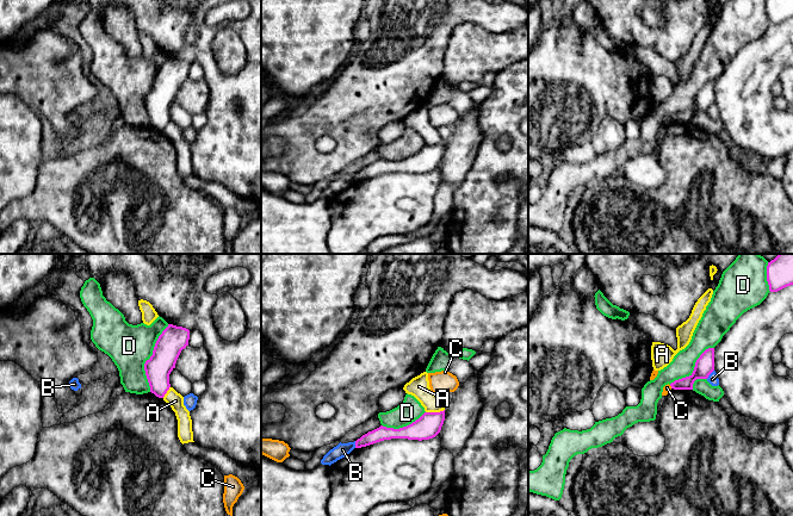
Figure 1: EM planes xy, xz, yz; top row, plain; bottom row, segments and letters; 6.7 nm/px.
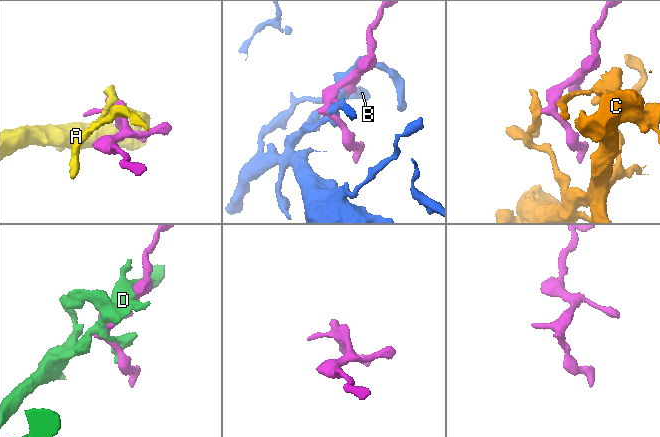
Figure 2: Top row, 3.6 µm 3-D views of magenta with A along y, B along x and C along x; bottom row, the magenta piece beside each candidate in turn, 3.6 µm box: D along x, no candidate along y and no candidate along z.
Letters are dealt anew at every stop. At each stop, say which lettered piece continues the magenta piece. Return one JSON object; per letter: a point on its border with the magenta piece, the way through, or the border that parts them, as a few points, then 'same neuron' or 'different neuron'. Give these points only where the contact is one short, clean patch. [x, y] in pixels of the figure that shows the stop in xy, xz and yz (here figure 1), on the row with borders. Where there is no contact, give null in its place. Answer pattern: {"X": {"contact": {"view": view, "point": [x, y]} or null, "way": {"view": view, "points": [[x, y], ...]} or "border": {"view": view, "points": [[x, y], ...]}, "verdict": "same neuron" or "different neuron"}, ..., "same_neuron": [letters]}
{"A": {"contact": {"view": "xz", "point": [434, 412]}, "verdict": "different neuron"}, "B": {"contact": {"view": "yz", "point": [710, 373]}, "verdict": "different neuron"}, "C": {"contact": {"view": "yz", "point": [670, 385]}, "border": {"view": "yz", "points": [[669, 385], [671, 387]]}, "verdict": "different neuron"}, "D": {"contact": {"view": "xy", "point": [150, 358]}, "verdict": "different neuron"}, "same_neuron": []}

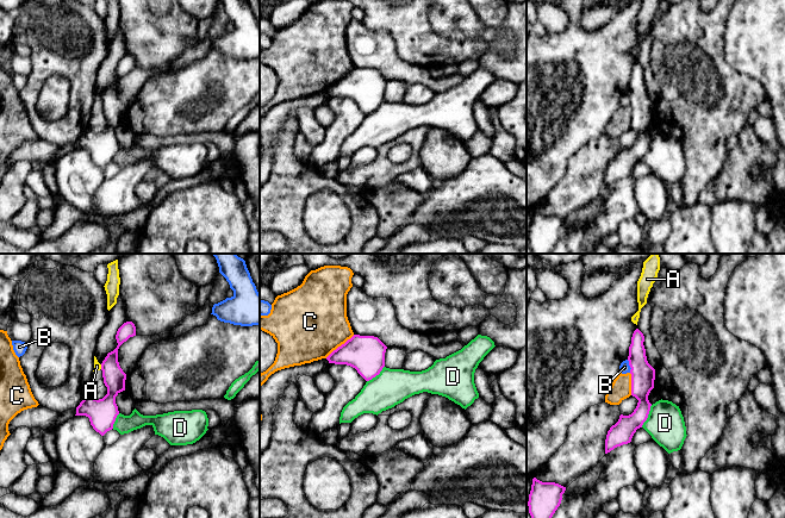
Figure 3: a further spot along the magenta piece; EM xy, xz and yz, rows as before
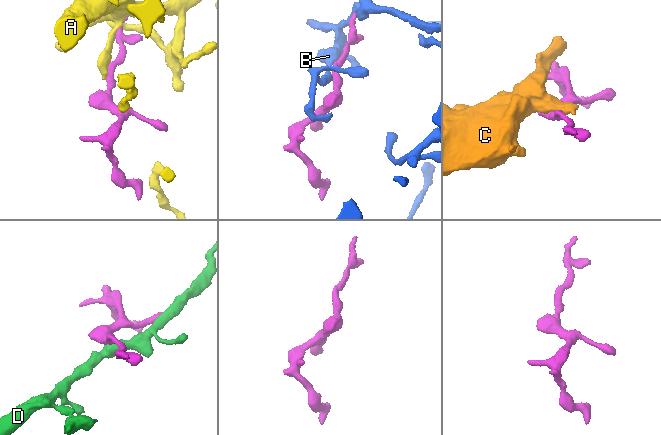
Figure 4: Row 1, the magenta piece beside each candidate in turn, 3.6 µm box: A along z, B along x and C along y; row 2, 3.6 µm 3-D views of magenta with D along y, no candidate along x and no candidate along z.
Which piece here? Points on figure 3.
{"A": {"contact": {"view": "xy", "point": [101, 367]}, "border": {"view": "xy", "points": [[100, 364], [101, 368]]}, "verdict": "different neuron"}, "B": {"contact": {"view": "yz", "point": [629, 364]}, "verdict": "different neuron"}, "C": {"contact": {"view": "xz", "point": [341, 345]}, "verdict": "different neuron"}, "D": {"contact": {"view": "yz", "point": [647, 416]}, "border": {"view": "yz", "points": [[652, 405], [648, 417], [641, 426]]}, "verdict": "different neuron"}, "same_neuron": []}

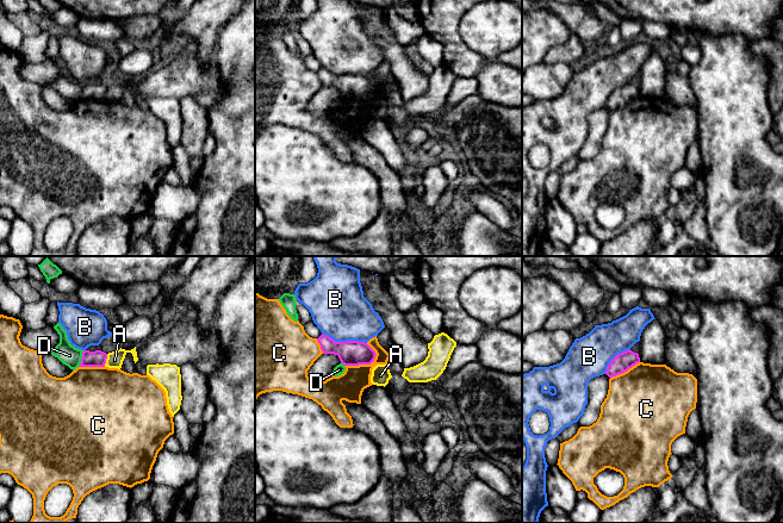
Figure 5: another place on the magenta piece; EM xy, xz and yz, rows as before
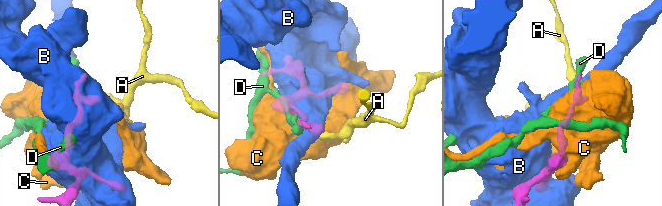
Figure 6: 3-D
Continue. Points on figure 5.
{"A": {"contact": {"view": "xy", "point": [105, 360]}, "border": {"view": "xy", "points": [[107, 354], [104, 366]]}, "verdict": "different neuron"}, "B": {"contact": {"view": "xz", "point": [345, 342]}, "verdict": "different neuron"}, "C": {"contact": {"view": "xz", "point": [361, 363]}, "verdict": "different neuron"}, "D": {"contact": {"view": "xy", "point": [81, 359]}, "border": {"view": "xy", "points": [[84, 350], [81, 362], [78, 366]]}, "verdict": "different neuron"}, "same_neuron": []}

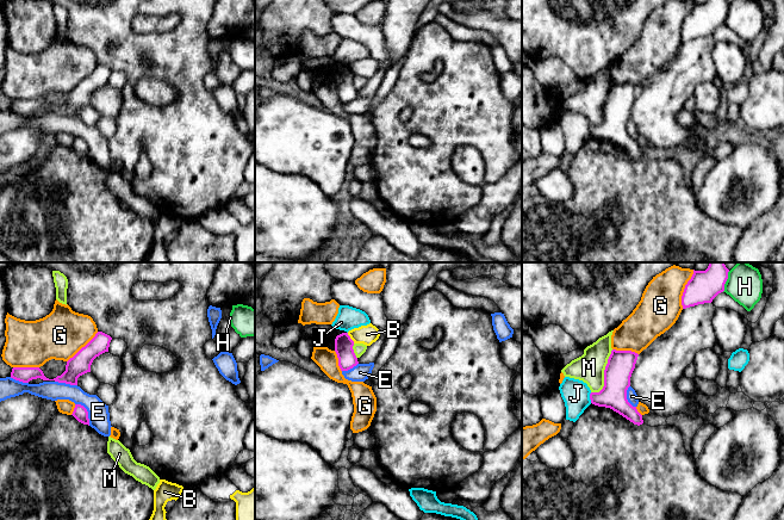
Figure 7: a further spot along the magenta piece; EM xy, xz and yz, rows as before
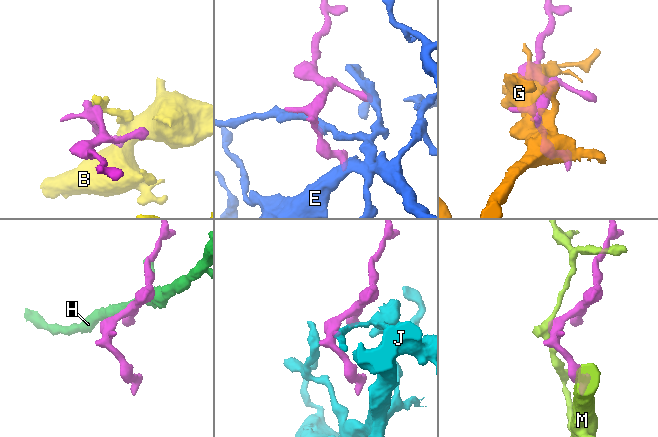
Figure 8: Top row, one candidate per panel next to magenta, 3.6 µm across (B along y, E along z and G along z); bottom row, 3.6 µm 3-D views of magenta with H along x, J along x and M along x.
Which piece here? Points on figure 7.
{"B": {"contact": {"view": "xz", "point": [349, 338]}, "verdict": "different neuron"}, "E": {"contact": {"view": "xy", "point": [87, 412]}, "verdict": "different neuron"}, "G": {"contact": {"view": "yz", "point": [684, 289]}, "verdict": "different neuron"}, "H": {"contact": {"view": "yz", "point": [726, 280]}, "border": {"view": "yz", "points": [[729, 271], [722, 291]]}, "verdict": "different neuron"}, "J": {"contact": {"view": "yz", "point": [590, 397]}, "border": {"view": "yz", "points": [[591, 392], [590, 402]]}, "verdict": "different neuron"}, "M": {"contact": {"view": "yz", "point": [604, 375]}, "verdict": "different neuron"}, "same_neuron": []}

